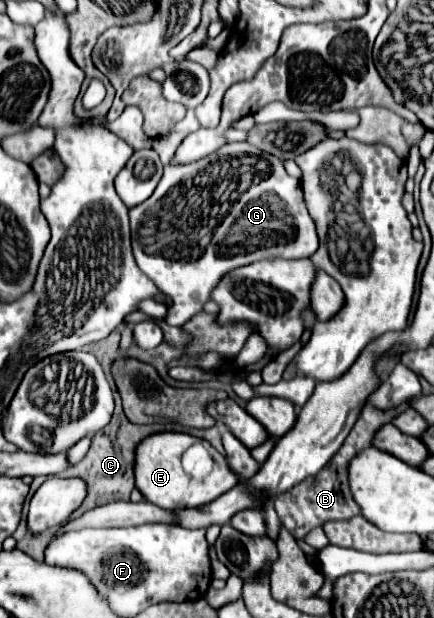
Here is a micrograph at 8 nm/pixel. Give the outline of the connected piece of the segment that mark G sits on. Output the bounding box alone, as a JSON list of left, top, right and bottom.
[129,142,319,327]

